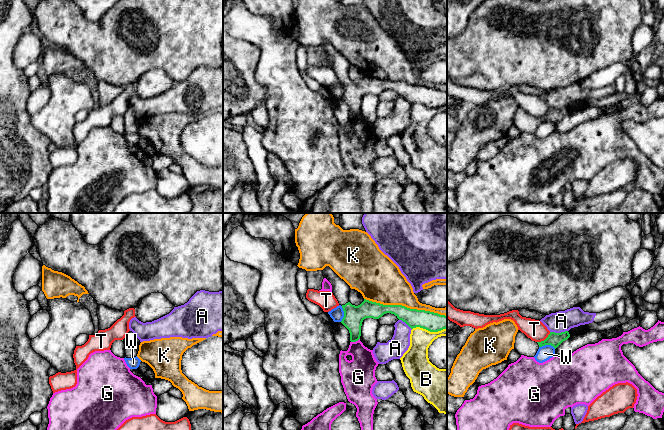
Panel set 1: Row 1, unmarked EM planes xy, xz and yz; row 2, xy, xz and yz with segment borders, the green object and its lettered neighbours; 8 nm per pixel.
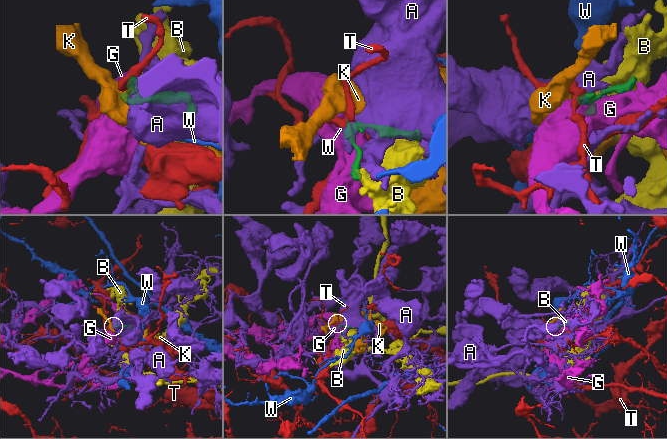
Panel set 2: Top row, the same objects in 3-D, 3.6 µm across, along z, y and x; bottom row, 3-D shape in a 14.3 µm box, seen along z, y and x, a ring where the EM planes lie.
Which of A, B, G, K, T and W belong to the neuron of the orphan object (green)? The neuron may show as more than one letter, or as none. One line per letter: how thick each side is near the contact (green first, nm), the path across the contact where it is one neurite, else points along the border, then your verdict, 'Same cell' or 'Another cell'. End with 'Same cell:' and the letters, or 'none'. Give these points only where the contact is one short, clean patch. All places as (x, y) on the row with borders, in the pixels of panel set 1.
A: Thickness 110 nm (green) against 170 nm. Another cell
B: Thickness 160 nm (green) against 190 nm. Another cell
G: Thickness 160 nm (green) against 240 nm. Another cell
K: Thickness 150 nm (green) against 320 nm. Another cell
T: Thickness 110 nm (green) against 160 nm. Boundary: yz (550, 332), (543, 340), (537, 342). Another cell
W: Thickness 110 nm (green) against 120 nm. Boundary: yz (539, 346), (552, 345), (555, 348). Another cell
Same cell: none

